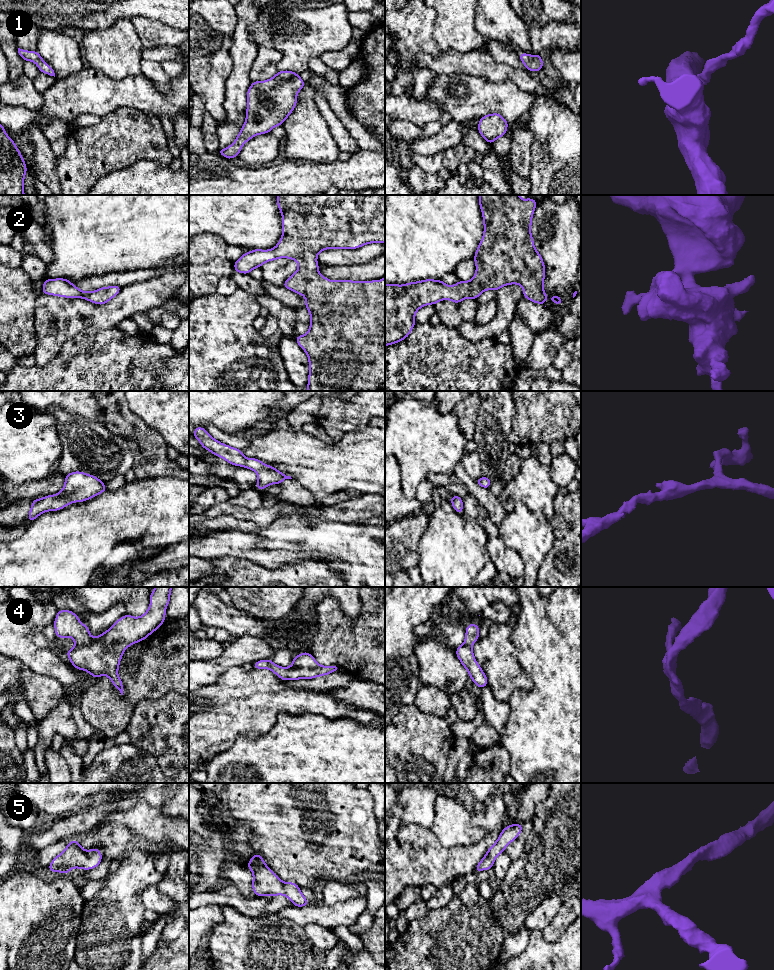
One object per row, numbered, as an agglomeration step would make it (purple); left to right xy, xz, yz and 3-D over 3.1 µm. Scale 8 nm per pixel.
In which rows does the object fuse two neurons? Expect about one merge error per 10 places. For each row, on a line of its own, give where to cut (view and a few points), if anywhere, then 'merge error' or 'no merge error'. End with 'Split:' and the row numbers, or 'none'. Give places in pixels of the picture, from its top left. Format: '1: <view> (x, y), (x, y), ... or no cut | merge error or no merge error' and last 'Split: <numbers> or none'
1: no cut | no merge error
2: no cut | no merge error
3: no cut | no merge error
4: no cut | no merge error
5: no cut | no merge error
Split: none

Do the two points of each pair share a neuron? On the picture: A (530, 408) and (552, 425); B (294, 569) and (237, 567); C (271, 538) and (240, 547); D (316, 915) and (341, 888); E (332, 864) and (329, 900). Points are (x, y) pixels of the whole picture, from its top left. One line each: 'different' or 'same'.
A: same
B: same
C: different
D: different
E: different

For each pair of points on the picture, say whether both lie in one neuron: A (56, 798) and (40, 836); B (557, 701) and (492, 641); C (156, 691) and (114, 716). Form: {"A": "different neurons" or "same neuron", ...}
{"A": "different neurons", "B": "different neurons", "C": "same neuron"}

